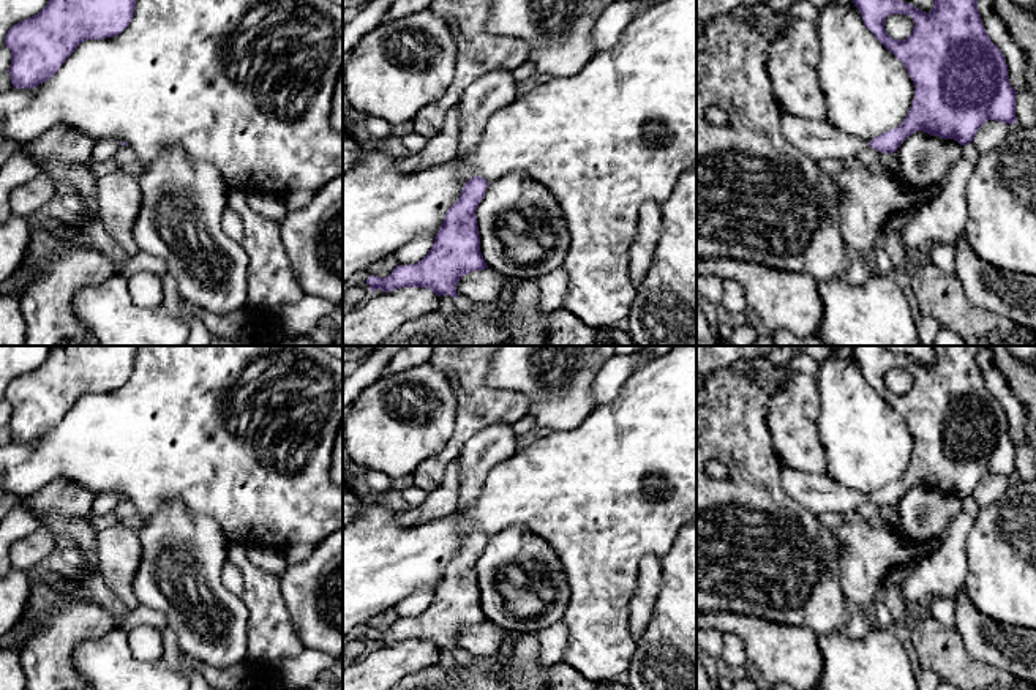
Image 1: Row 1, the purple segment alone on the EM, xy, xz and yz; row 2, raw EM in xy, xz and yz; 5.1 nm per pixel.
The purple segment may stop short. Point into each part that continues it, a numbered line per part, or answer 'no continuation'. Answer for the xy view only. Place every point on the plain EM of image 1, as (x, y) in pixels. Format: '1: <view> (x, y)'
1: xy (105, 502)

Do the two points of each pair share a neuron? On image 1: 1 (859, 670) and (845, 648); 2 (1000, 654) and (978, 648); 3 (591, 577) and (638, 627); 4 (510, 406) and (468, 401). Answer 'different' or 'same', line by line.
1: same
2: same
3: different
4: same

